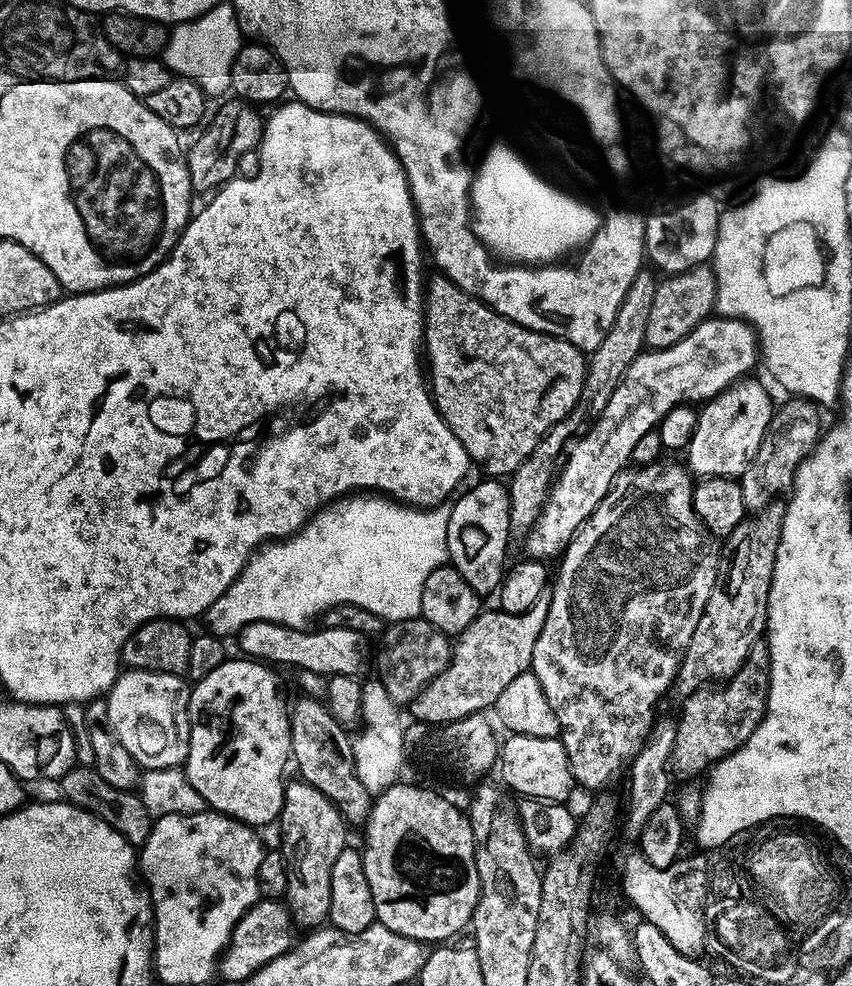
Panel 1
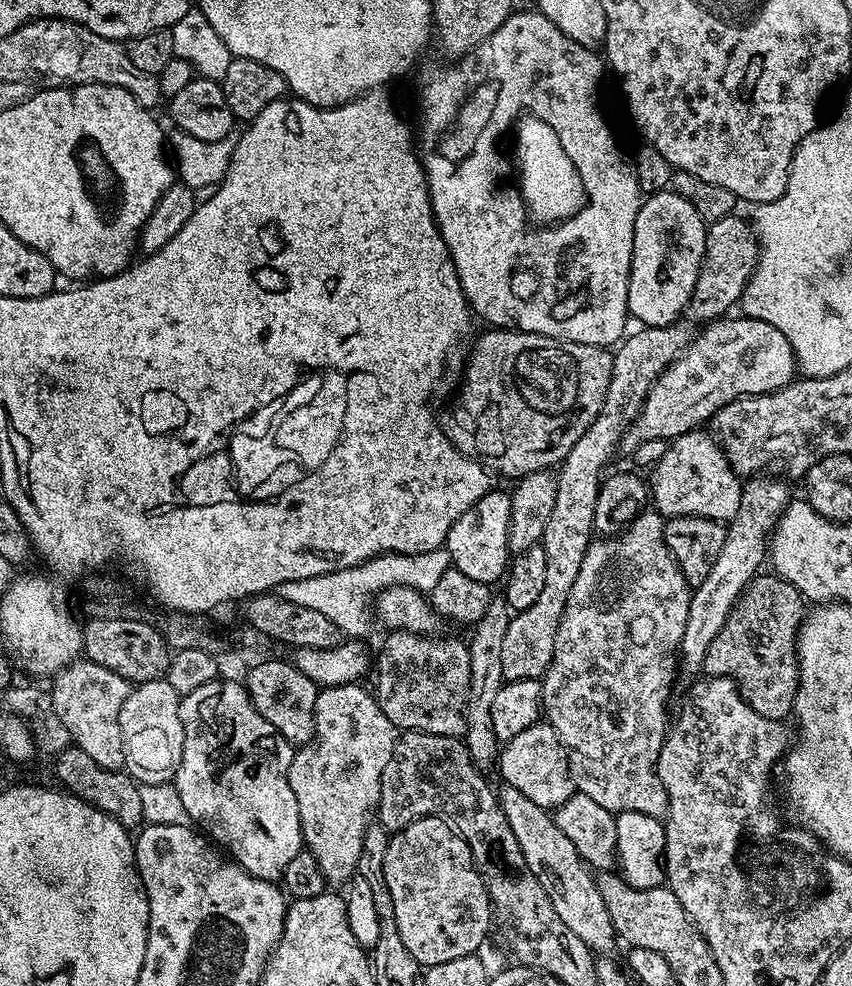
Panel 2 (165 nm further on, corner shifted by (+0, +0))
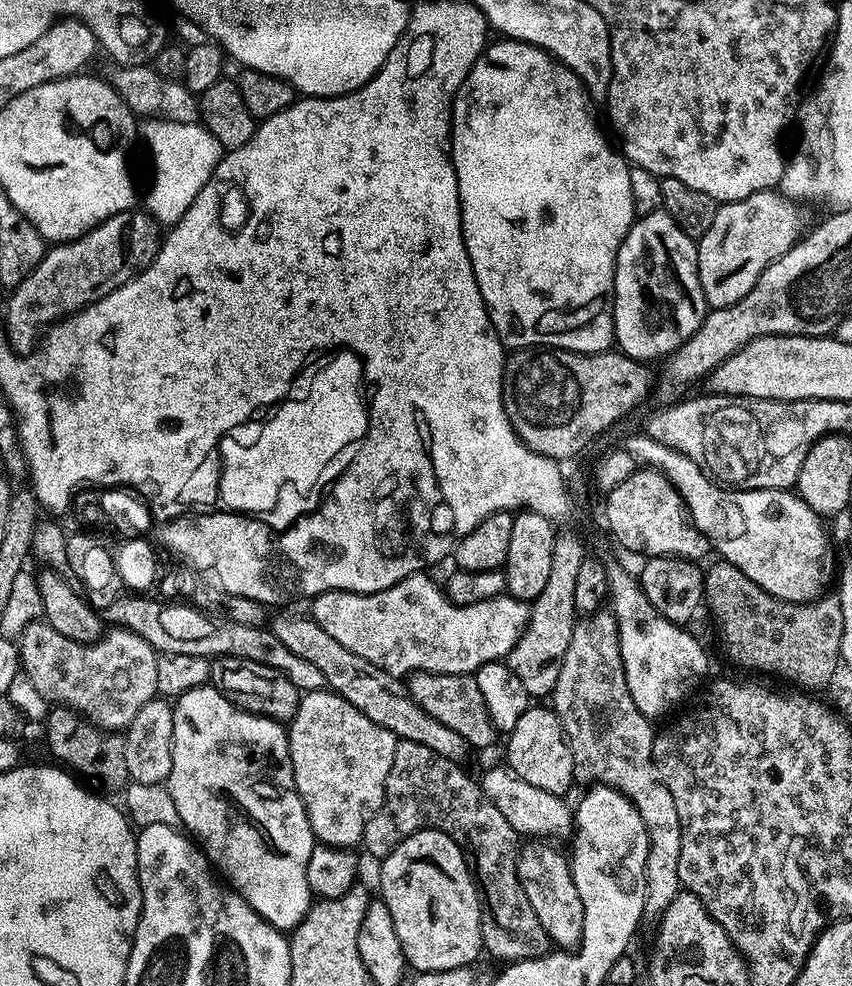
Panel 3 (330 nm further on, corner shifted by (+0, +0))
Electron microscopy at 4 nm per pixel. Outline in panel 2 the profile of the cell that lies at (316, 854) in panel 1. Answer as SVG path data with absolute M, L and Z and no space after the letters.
M359 683L346 685L334 685L332 687L321 687L316 693L316 701L314 702L314 726L316 732L312 736L309 744L297 747L295 749L292 761L290 762L290 770L288 771L288 781L290 782L290 790L294 790L294 798L298 798L298 814L300 815L300 833L305 838L312 838L316 835L316 840L320 843L319 851L326 857L326 862L321 863L320 869L324 875L324 883L328 886L336 886L332 884L347 885L348 881L356 875L356 867L358 866L358 858L362 852L362 842L364 841L364 831L367 830L370 823L368 811L375 809L380 803L380 779L382 778L382 770L386 770L386 762L390 762L390 754L396 745L398 729L390 722L390 718L386 718L386 714L382 714L382 710L378 706L375 695L371 691L368 692L362 688Z

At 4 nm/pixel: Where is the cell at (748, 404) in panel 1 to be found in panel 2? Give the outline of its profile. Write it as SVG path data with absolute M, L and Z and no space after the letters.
M697 430L676 437L651 469L650 500L655 511L670 516L705 516L708 520L727 522L738 514L742 502L742 480L728 465L720 445L707 431Z

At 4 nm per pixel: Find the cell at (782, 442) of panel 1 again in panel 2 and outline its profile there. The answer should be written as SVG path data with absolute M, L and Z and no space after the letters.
M752 478L742 487L742 502L738 506L738 514L727 521L726 542L722 542L722 551L714 561L714 567L706 582L695 585L691 589L690 614L686 614L686 630L682 630L682 638L678 655L680 655L680 672L684 676L696 678L703 673L706 650L710 650L710 642L718 638L718 630L726 626L726 618L731 614L737 600L744 595L744 587L755 578L766 564L766 553L770 548L770 537L776 529L780 515L790 503L789 485L783 479L764 480Z

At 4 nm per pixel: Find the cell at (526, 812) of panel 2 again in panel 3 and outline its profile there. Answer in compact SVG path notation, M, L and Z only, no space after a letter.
M280 616L271 621L270 630L280 639L282 646L286 646L286 650L294 650L294 654L306 658L306 662L314 662L314 666L322 670L322 678L331 691L344 696L350 706L358 706L366 718L378 722L378 726L390 730L400 740L430 746L430 750L438 750L442 758L450 758L450 762L461 766L467 765L470 749L466 738L462 738L462 734L454 734L450 726L442 726L442 722L430 718L426 710L419 708L412 701L401 677L391 676L386 670L366 662L366 658L358 658L354 650L346 650L342 642L334 642L334 638L330 638L330 634L326 634L326 630L322 630L316 620L304 616L297 620L292 616Z

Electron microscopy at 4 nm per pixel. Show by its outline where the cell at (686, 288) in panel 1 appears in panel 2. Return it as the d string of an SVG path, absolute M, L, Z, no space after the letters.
M739 214L722 218L707 225L708 237L704 247L704 260L700 263L700 273L694 282L694 290L688 299L686 316L689 321L711 322L727 317L731 308L740 303L740 296L746 290L760 261L760 243L751 223L748 224Z

